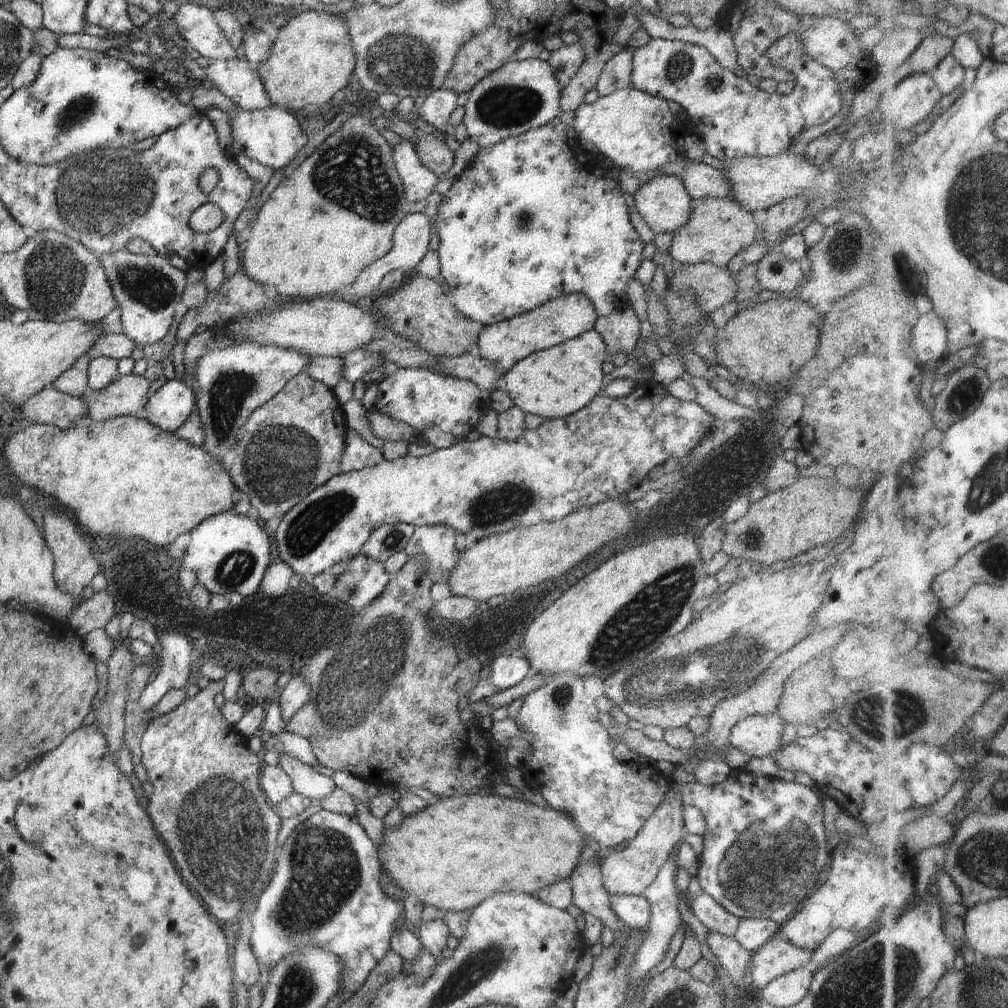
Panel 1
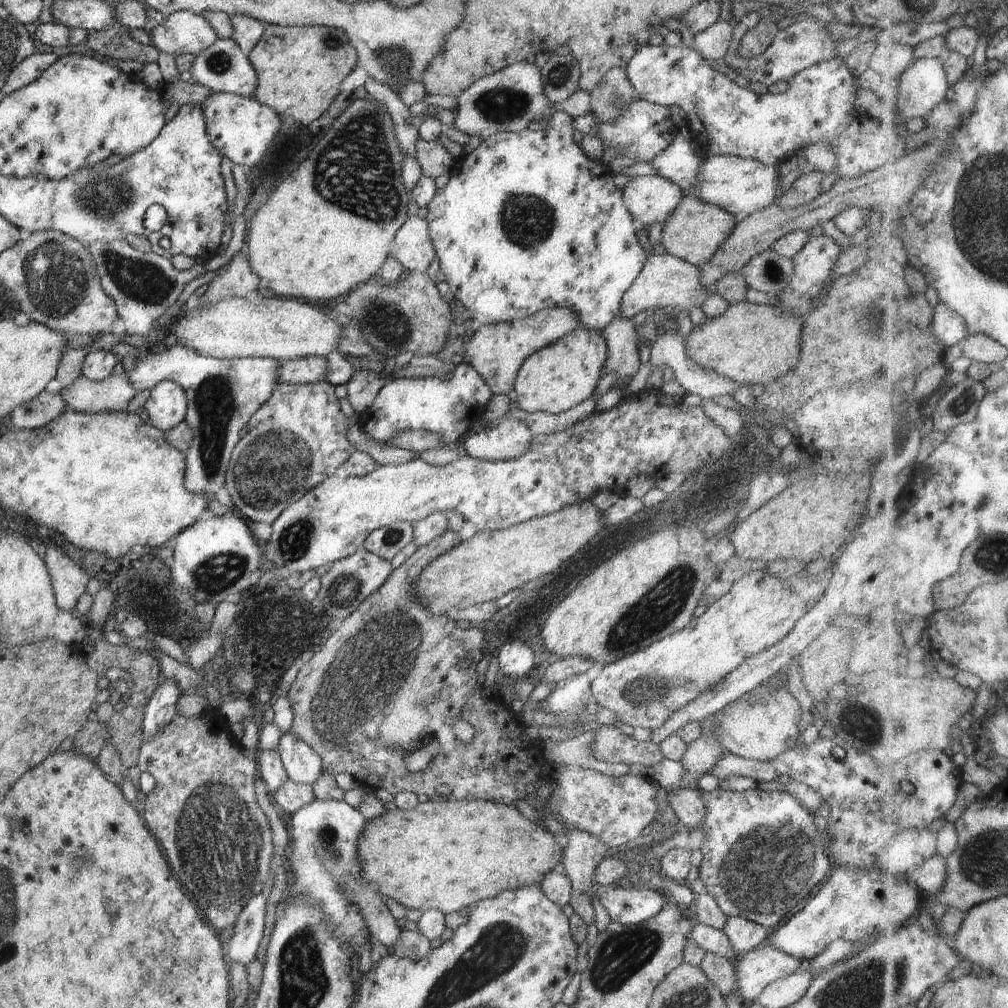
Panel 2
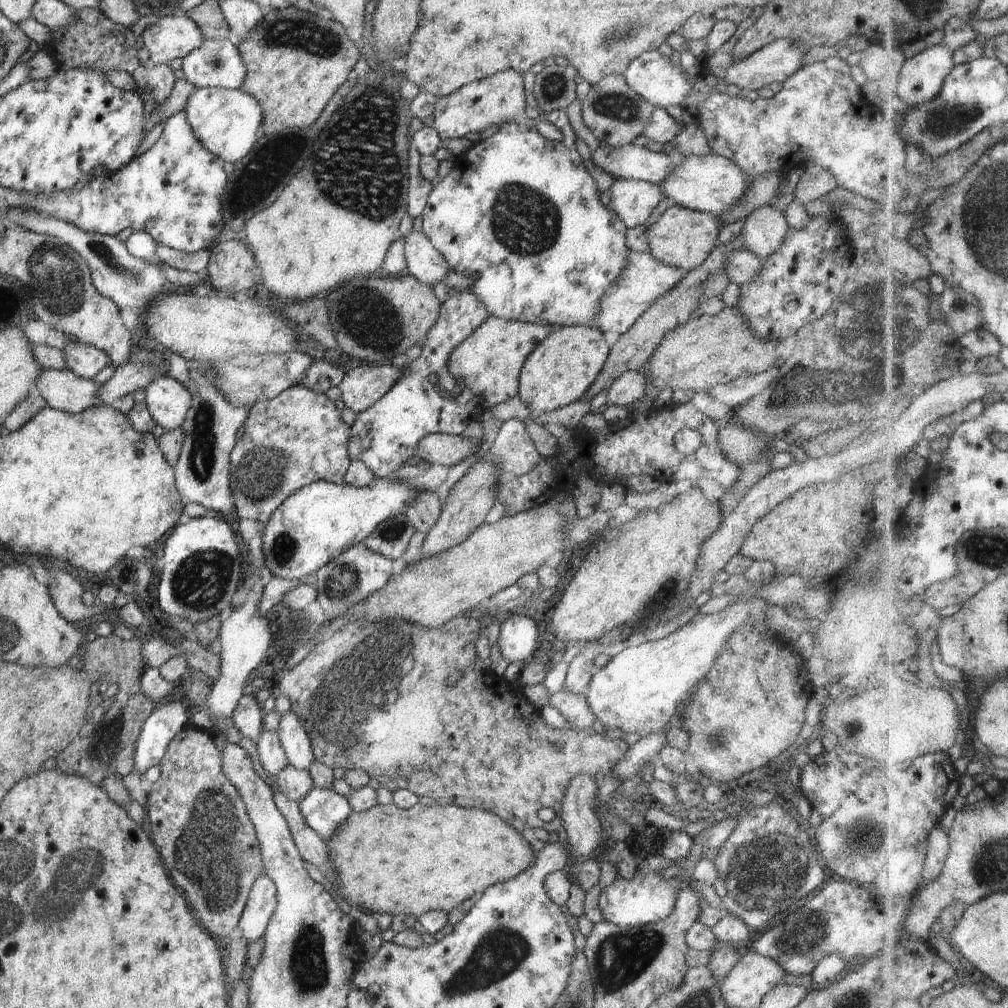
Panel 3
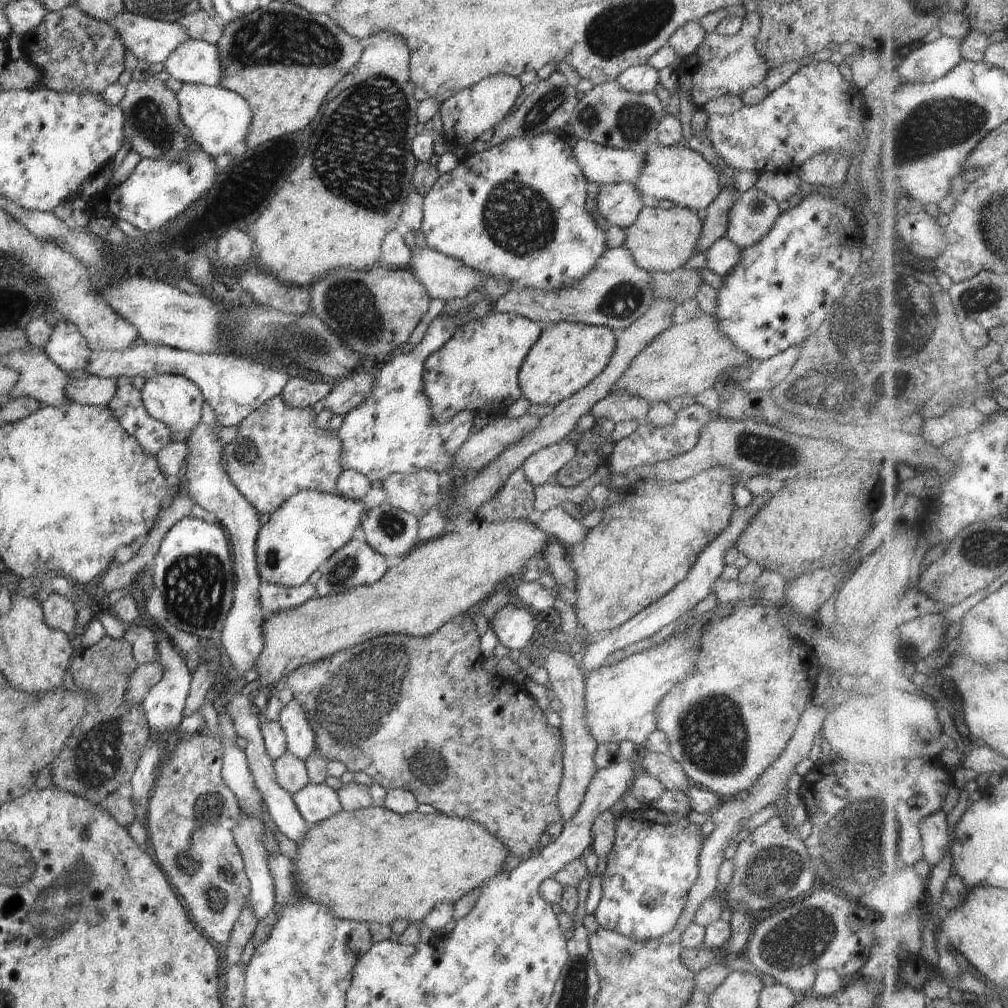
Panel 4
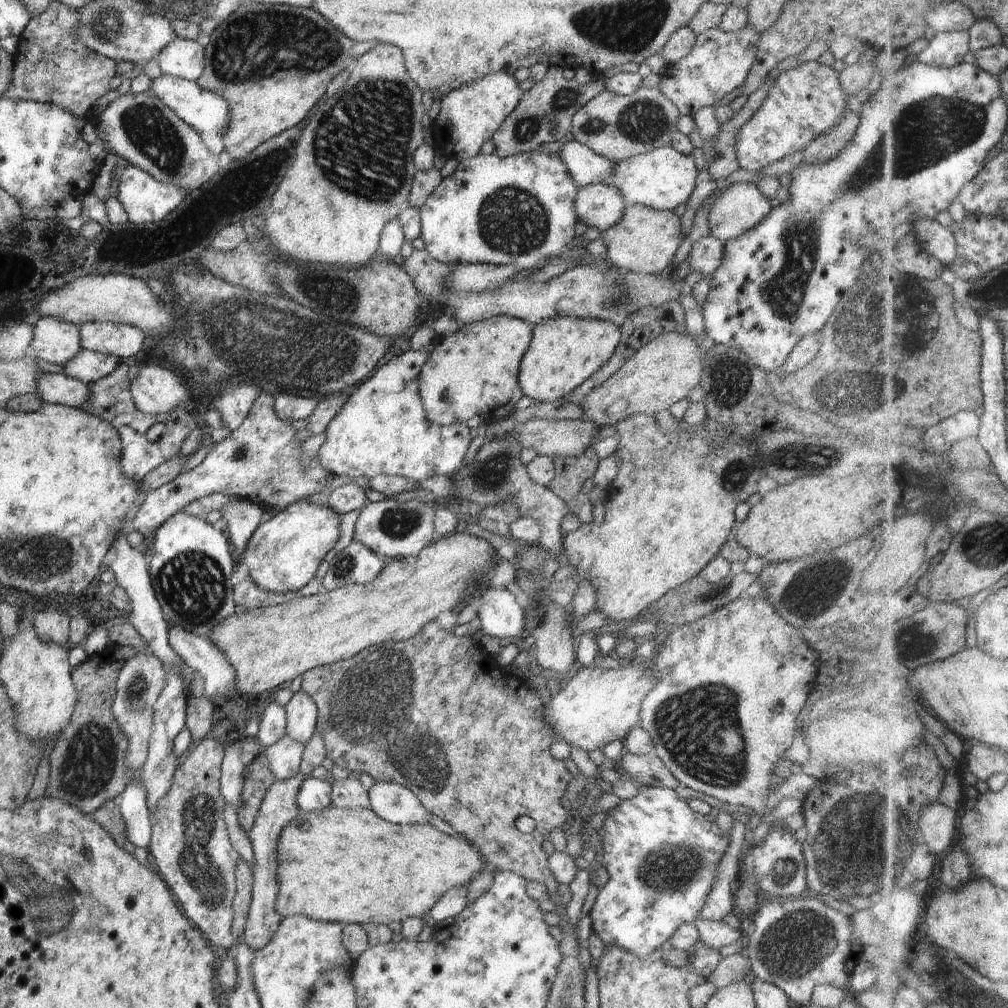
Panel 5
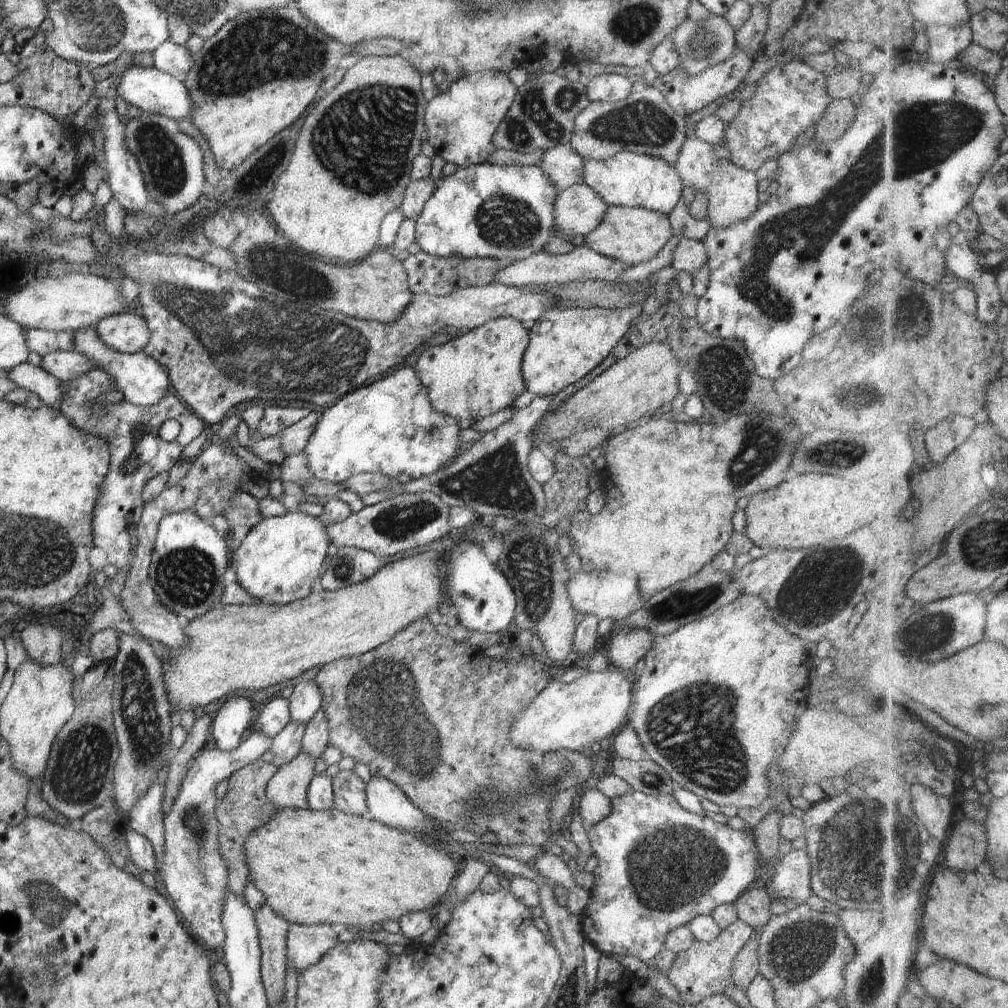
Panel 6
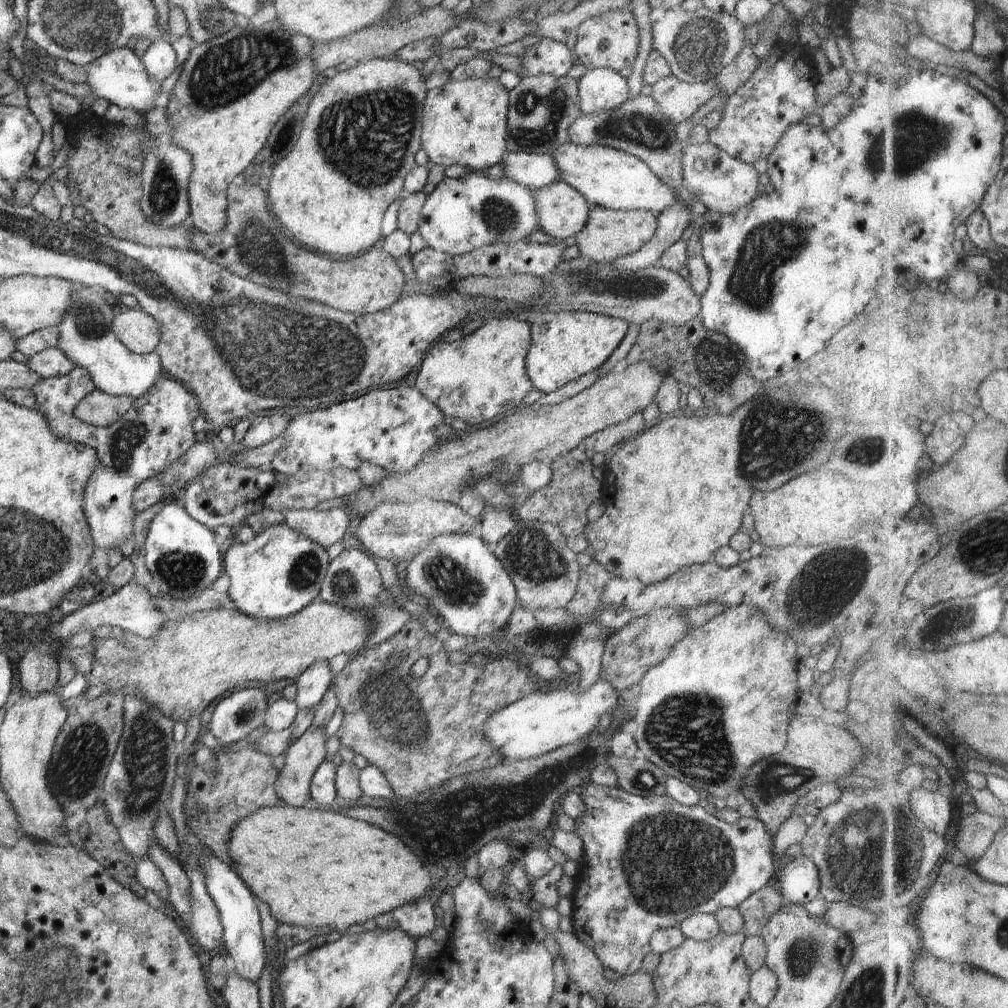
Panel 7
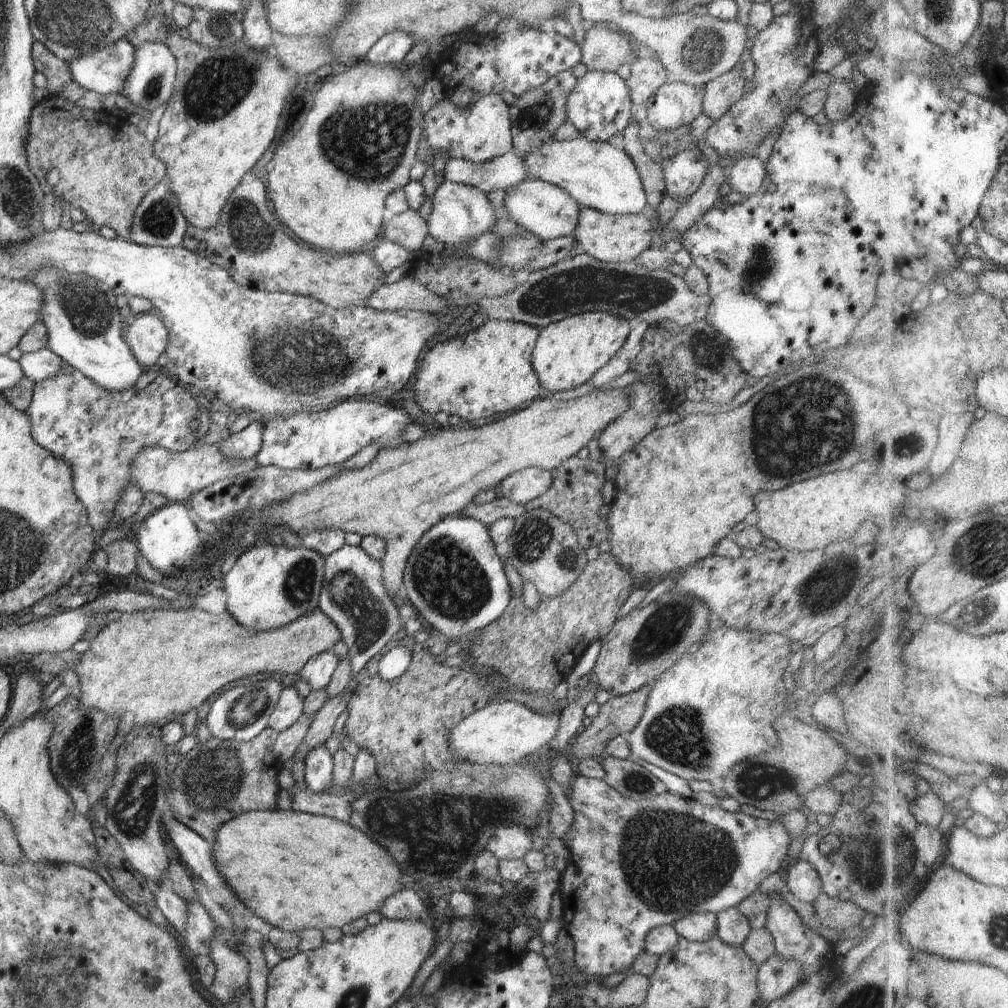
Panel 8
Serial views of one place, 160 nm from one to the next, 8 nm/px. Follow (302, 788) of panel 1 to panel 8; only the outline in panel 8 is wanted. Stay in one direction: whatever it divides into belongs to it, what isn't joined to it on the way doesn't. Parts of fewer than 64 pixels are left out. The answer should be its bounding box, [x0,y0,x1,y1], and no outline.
[301,649,340,691]

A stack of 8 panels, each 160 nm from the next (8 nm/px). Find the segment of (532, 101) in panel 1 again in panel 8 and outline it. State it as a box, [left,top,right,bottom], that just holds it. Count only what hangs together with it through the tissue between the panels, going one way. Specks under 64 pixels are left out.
[423,94,513,163]

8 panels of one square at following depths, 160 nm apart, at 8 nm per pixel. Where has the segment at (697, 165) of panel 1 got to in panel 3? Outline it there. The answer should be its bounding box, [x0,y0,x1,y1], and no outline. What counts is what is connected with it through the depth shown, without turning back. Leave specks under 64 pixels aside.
[592,144,681,184]

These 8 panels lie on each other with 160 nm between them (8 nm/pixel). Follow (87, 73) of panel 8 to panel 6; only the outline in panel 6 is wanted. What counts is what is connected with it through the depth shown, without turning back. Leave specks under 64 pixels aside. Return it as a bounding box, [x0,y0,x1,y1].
[116,63,194,122]

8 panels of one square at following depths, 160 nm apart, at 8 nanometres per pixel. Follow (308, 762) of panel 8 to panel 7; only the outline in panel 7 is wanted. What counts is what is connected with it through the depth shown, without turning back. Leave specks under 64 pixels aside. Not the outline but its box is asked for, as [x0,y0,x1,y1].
[309,760,338,808]

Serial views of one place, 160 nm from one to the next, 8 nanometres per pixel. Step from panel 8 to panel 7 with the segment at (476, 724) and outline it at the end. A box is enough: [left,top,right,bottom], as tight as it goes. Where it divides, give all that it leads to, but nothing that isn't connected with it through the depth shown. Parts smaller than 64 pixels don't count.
[481,678,620,760]

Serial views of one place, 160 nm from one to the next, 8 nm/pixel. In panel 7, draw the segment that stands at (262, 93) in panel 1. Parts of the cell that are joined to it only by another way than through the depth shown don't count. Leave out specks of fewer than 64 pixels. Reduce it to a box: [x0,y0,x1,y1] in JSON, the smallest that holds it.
[140,38,176,83]

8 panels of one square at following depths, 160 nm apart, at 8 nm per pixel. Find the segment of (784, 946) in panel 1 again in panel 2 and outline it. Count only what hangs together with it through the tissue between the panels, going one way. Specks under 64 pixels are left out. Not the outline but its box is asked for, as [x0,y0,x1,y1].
[735,945,802,1005]

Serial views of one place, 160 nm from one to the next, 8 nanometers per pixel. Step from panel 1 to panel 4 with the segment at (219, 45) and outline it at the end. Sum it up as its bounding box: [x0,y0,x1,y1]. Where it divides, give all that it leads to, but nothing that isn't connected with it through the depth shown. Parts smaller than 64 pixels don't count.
[108,11,191,63]

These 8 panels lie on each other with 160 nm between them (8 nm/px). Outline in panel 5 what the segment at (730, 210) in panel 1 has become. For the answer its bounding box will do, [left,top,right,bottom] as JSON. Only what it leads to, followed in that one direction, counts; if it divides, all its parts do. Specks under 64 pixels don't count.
[601,204,686,275]

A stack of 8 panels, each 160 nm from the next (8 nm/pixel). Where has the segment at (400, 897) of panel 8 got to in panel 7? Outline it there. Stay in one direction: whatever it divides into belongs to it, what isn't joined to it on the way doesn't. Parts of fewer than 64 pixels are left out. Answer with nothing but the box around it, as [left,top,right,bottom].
[392,897,437,940]

